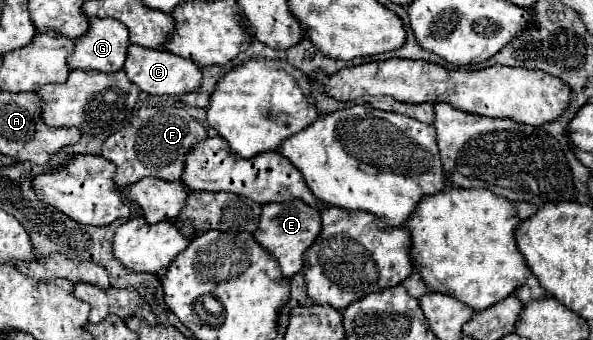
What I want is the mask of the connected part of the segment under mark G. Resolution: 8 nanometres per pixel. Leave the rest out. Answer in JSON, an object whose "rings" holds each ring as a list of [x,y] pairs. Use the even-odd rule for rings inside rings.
{"rings":[[[88,18],[90,28],[74,40],[74,52],[68,56],[70,70],[116,72],[124,66],[126,48],[130,46],[128,28],[110,18]]]}

